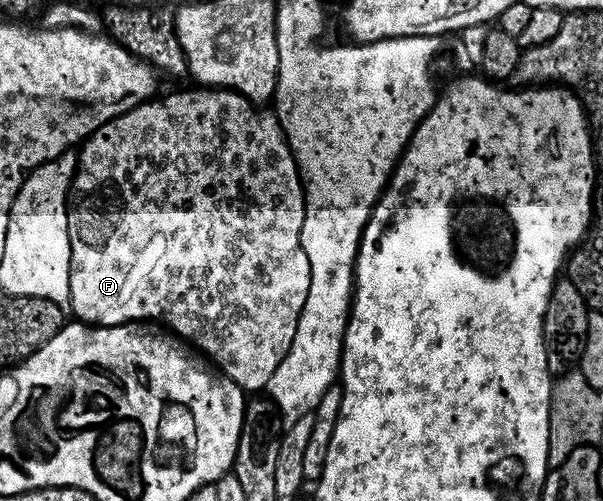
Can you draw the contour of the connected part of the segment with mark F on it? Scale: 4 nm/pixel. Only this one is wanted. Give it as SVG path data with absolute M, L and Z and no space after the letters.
M196 90L200 92L180 92L177 96L168 96L165 100L153 98L148 103L119 116L106 126L98 129L89 140L85 140L82 151L78 156L76 178L72 182L72 194L70 197L70 242L72 243L72 273L70 274L70 294L72 311L77 321L87 322L98 328L121 328L124 324L135 325L137 322L159 322L175 332L181 340L195 346L209 361L215 362L237 386L243 388L245 393L260 394L268 387L268 383L278 374L278 366L290 354L290 346L294 346L294 338L298 334L298 326L302 318L302 310L306 306L306 298L310 298L310 282L312 271L310 270L310 258L306 258L306 250L300 244L302 242L302 226L306 218L304 209L304 181L300 179L300 167L296 165L296 159L292 157L292 147L284 136L284 127L280 125L280 117L268 110L261 110L251 100L241 96L239 92L231 90Z

